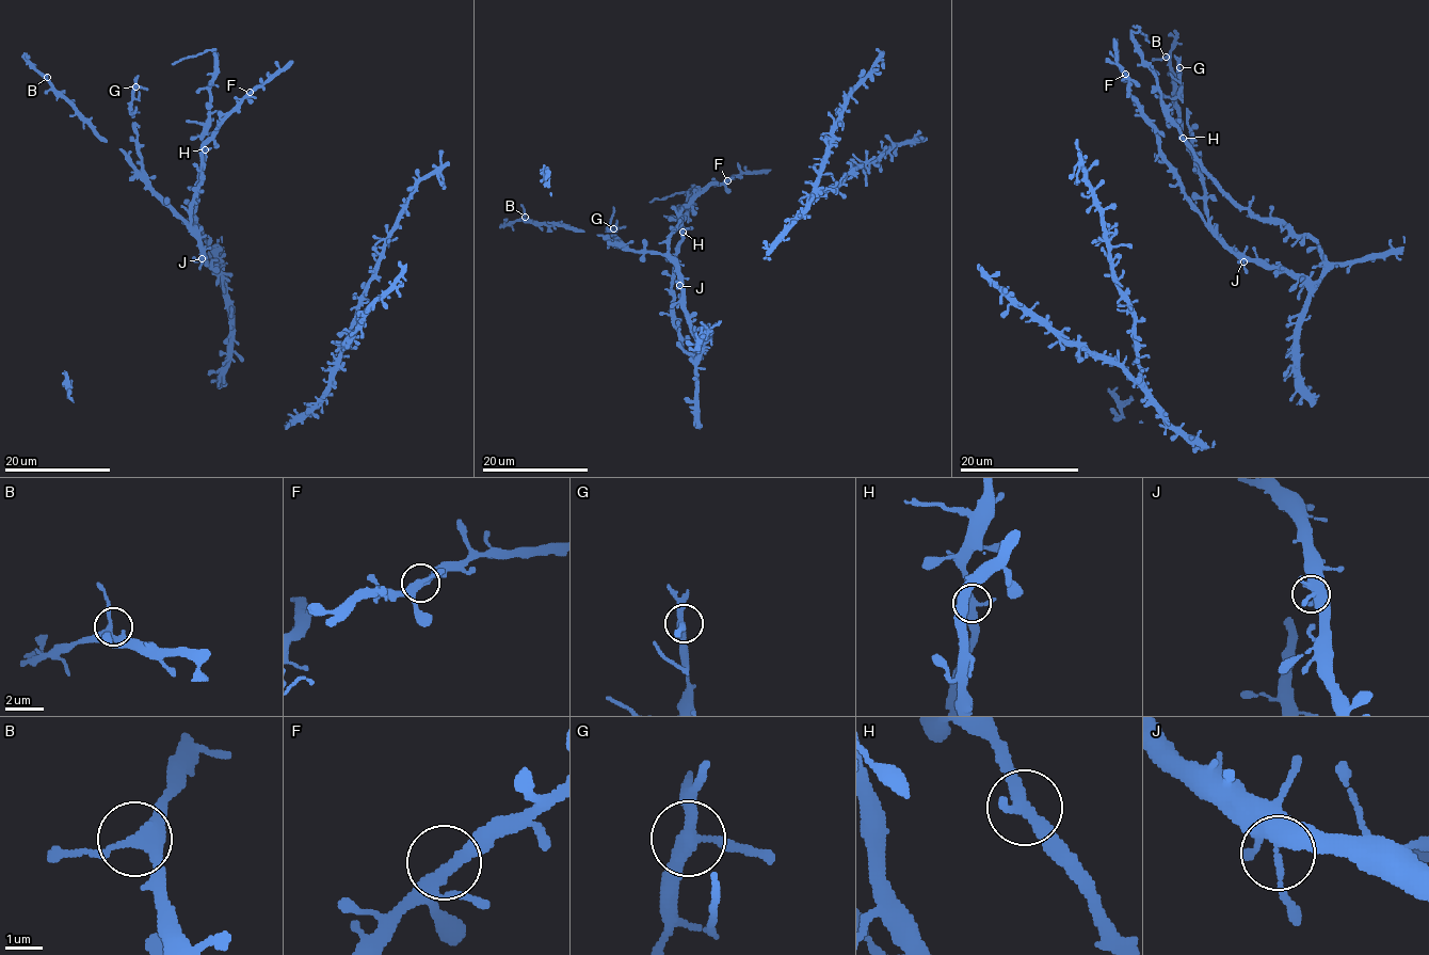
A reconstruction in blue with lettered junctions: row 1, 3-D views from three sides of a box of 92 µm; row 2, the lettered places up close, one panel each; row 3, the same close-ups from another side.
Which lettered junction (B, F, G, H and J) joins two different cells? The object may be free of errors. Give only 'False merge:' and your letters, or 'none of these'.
False merge: none of these

